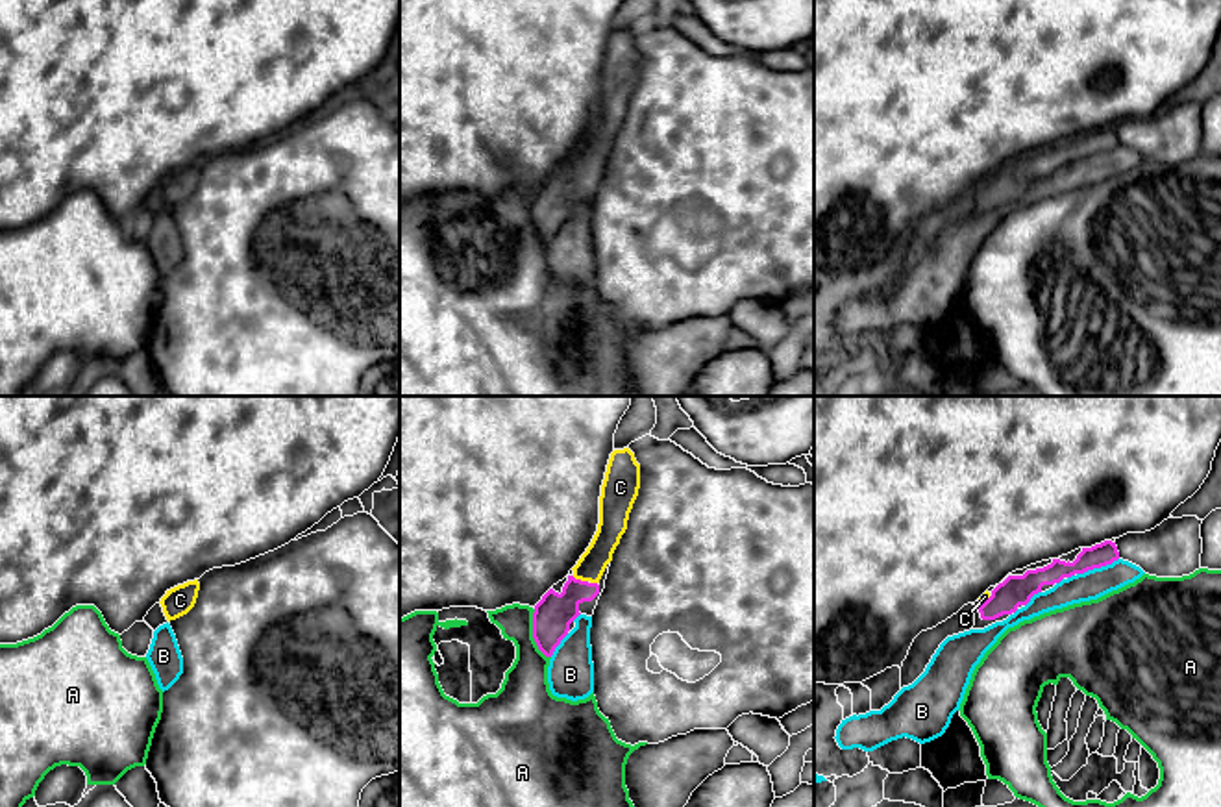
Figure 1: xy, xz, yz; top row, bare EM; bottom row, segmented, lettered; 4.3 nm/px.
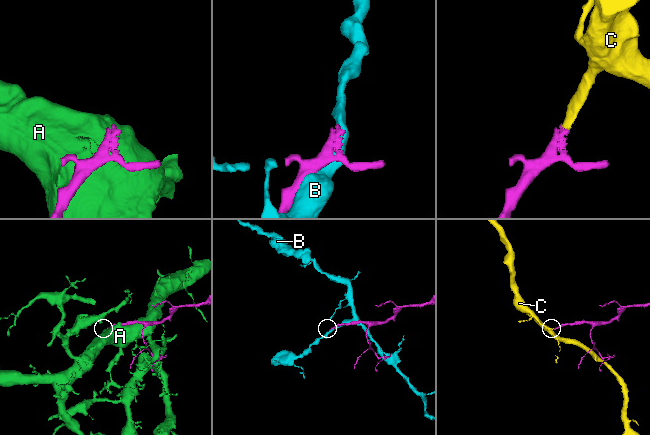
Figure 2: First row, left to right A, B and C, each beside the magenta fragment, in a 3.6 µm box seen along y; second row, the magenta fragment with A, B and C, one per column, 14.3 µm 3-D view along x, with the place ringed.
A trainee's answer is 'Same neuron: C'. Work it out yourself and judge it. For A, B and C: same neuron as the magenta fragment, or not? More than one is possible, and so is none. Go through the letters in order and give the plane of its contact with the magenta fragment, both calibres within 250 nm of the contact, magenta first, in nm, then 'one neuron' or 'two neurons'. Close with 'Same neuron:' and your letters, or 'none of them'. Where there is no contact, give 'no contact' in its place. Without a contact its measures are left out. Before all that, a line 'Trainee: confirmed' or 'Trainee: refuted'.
Trainee: confirmed
A: xz | 170/200 nm | two neurons
B: yz | 100/130 nm | two neurons
C: xz | 170/120 nm | one neuron
Same neuron: C

